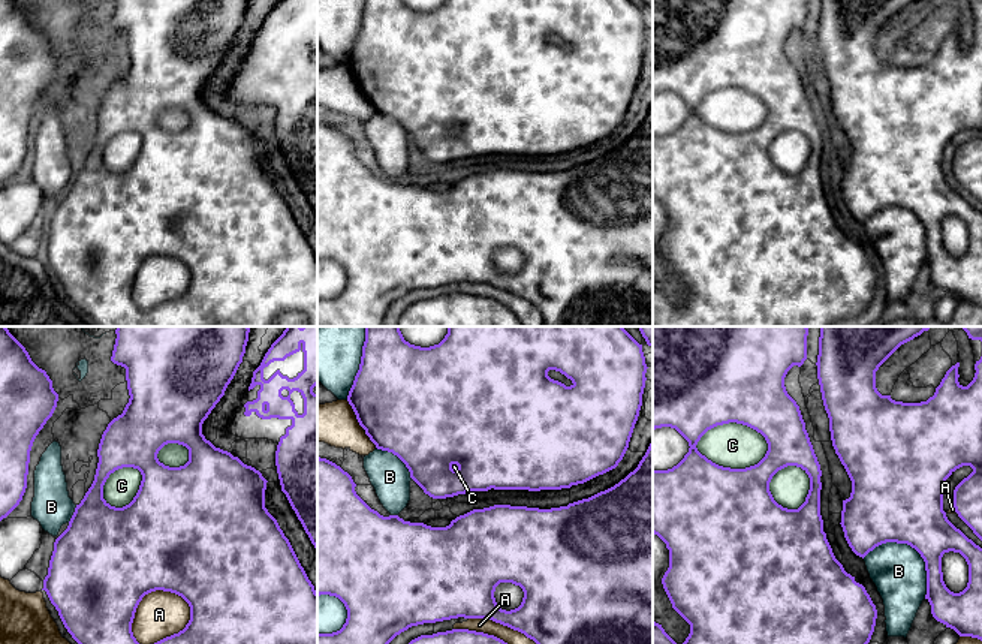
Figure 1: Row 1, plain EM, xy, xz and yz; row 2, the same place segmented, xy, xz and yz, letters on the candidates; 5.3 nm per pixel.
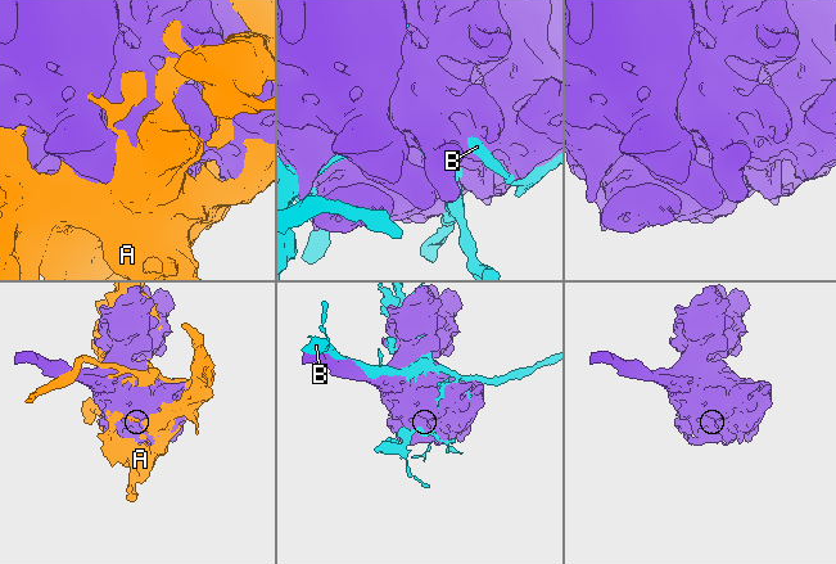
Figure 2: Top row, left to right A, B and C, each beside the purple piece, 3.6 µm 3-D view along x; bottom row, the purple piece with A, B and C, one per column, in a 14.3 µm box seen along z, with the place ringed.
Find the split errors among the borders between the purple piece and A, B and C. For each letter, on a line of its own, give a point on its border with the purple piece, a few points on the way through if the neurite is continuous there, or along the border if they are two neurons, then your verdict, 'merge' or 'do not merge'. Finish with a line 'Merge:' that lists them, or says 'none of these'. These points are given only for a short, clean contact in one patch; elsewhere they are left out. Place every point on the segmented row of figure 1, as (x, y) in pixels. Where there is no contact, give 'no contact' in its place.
A: meets purple in xy at (142, 596); do not merge
B: meets purple in yz at (913, 547); do not merge
C: meets purple in yz at (731, 421); merge
Merge: C

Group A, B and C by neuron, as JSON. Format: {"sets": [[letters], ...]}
{"sets": [["A"], ["B"], ["C"]]}

